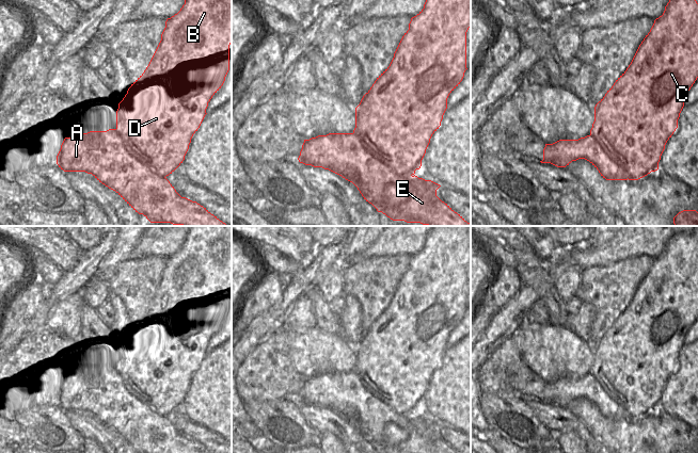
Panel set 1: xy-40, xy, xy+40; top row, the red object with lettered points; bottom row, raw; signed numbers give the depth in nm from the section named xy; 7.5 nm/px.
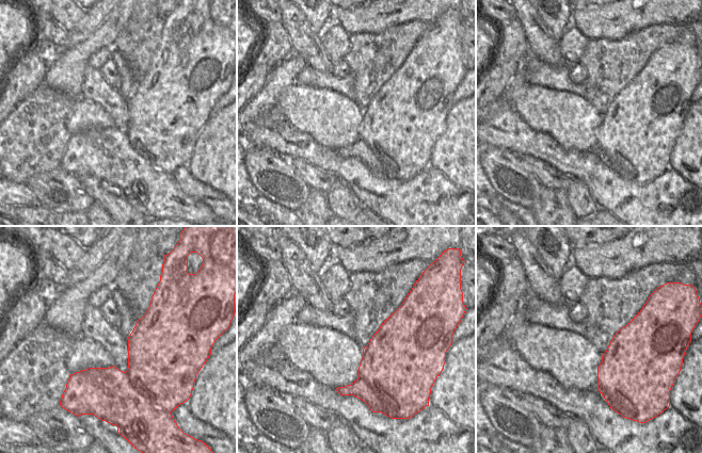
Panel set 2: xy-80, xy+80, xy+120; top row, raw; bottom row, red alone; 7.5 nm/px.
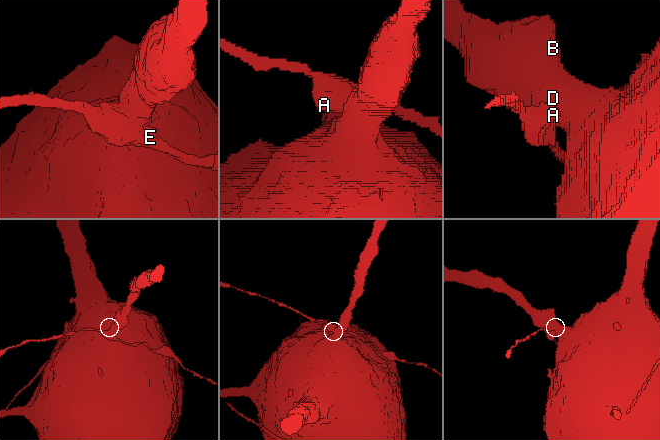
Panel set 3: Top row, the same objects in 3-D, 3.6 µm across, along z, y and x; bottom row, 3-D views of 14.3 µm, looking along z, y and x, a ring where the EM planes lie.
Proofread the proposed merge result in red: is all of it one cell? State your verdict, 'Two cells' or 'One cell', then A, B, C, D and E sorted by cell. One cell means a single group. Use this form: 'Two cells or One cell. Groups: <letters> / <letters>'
Two cells. Groups: A E / B C D

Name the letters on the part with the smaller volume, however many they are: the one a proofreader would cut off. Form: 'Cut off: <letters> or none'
Cut off: A, E

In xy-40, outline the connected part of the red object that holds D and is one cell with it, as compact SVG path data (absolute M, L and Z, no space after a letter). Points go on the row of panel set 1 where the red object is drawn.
M185 0L180 11L168 18L161 41L144 72L131 84L116 111L116 130L127 152L158 176L172 174L185 160L193 134L200 128L212 96L221 88L229 70L229 45L232 44L232 0Z

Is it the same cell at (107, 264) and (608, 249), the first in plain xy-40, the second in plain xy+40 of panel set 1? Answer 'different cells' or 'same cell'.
different cells

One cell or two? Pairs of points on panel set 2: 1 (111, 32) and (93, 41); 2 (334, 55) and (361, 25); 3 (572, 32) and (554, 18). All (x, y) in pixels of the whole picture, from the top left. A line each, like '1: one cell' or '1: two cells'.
1: one cell
2: two cells
3: two cells

